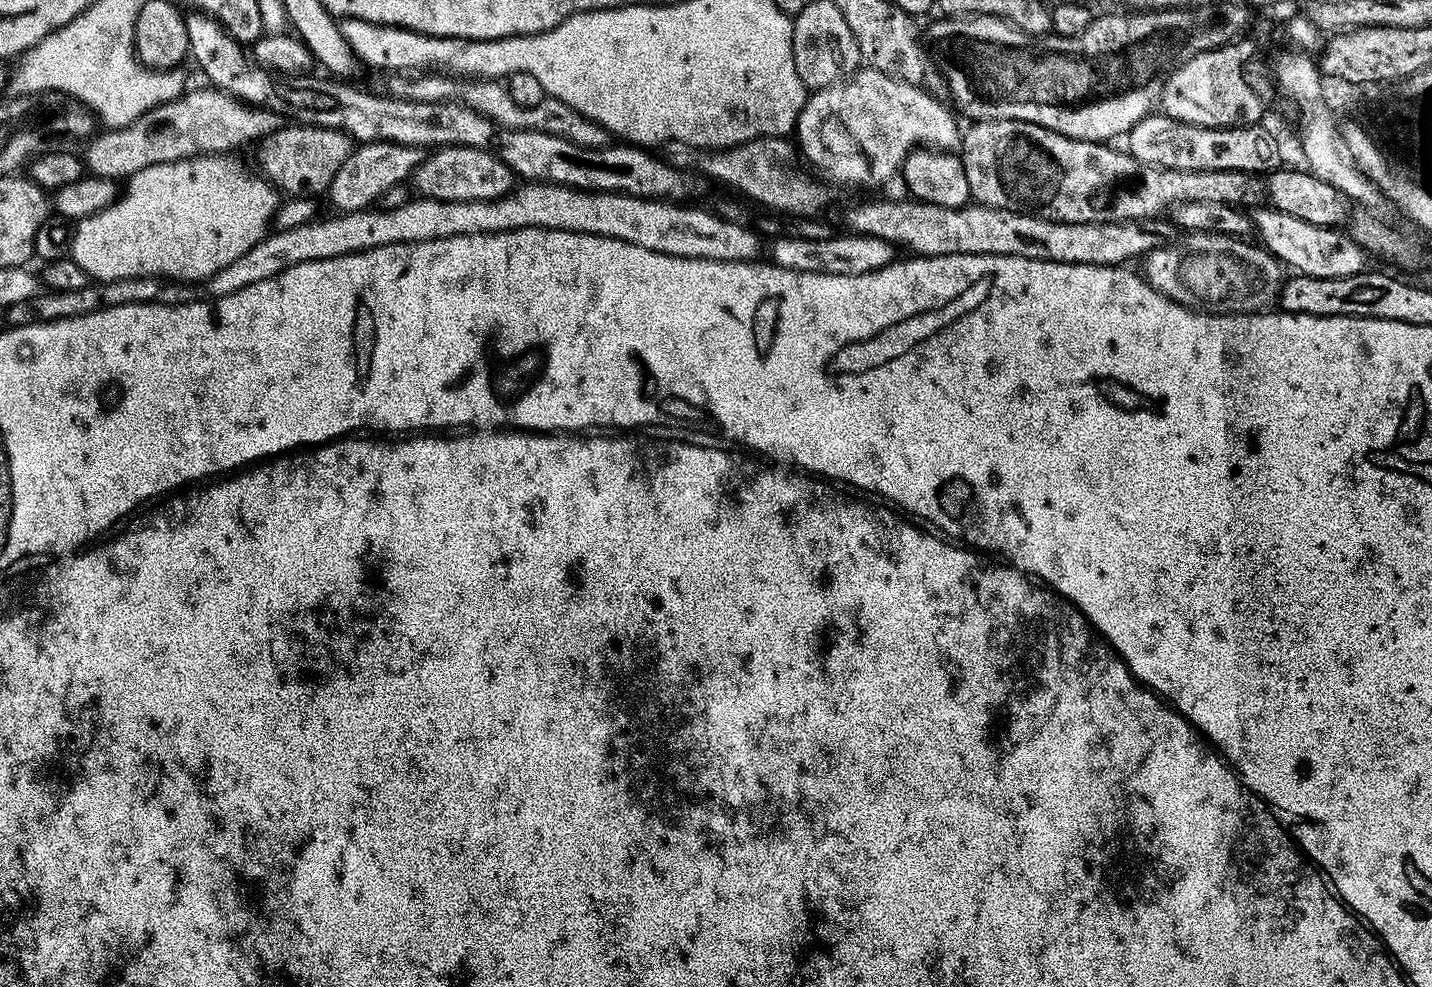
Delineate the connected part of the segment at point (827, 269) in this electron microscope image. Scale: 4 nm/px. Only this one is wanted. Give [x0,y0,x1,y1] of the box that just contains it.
[770,234,898,276]

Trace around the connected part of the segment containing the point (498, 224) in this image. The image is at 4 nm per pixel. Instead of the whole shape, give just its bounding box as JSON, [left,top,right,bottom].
[202,182,762,297]

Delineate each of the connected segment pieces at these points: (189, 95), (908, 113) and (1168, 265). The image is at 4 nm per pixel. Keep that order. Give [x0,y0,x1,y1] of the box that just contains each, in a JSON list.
[[82,87,282,182],[794,66,963,186],[1142,232,1282,314]]

